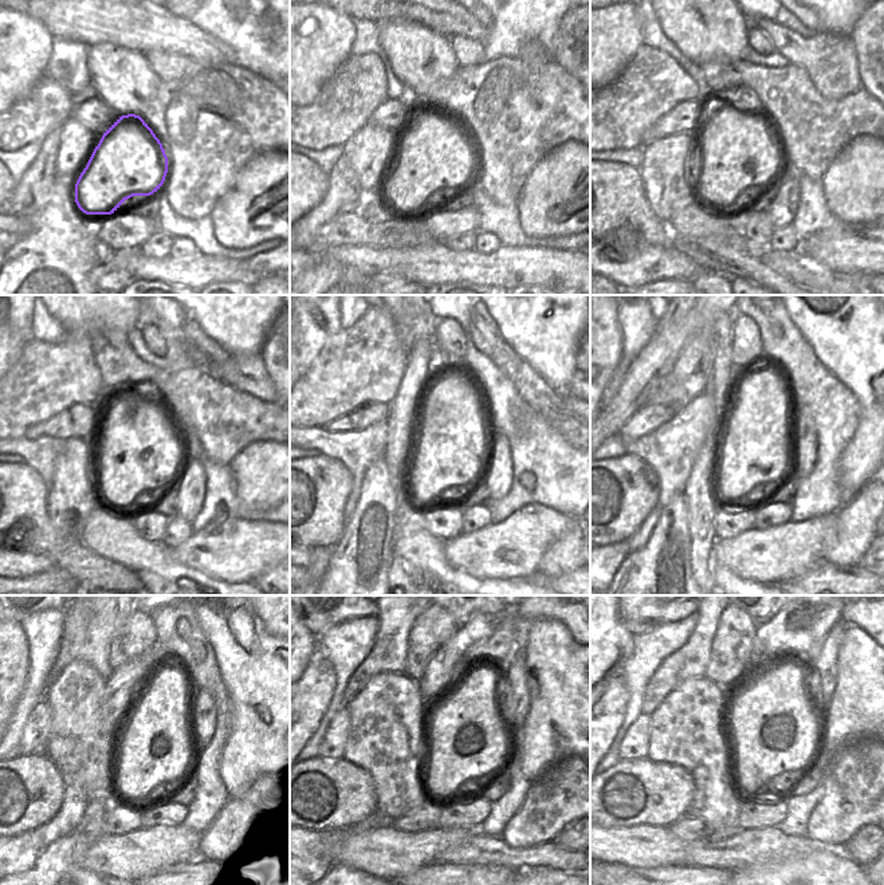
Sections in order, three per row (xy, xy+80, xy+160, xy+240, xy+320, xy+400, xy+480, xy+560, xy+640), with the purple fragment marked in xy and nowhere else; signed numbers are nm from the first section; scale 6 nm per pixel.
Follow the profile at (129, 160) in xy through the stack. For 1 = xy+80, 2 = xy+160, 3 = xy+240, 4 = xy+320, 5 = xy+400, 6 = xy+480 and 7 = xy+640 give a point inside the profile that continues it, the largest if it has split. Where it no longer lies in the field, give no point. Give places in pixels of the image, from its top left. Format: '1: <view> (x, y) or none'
1: xy+80 (435, 156)
2: xy+160 (738, 153)
3: xy+240 (142, 448)
4: xy+320 (451, 452)
5: xy+400 (755, 451)
6: xy+480 (158, 746)
7: xy+640 (773, 728)

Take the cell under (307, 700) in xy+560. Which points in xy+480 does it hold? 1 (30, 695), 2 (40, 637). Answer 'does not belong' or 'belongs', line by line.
1: does not belong
2: does not belong

